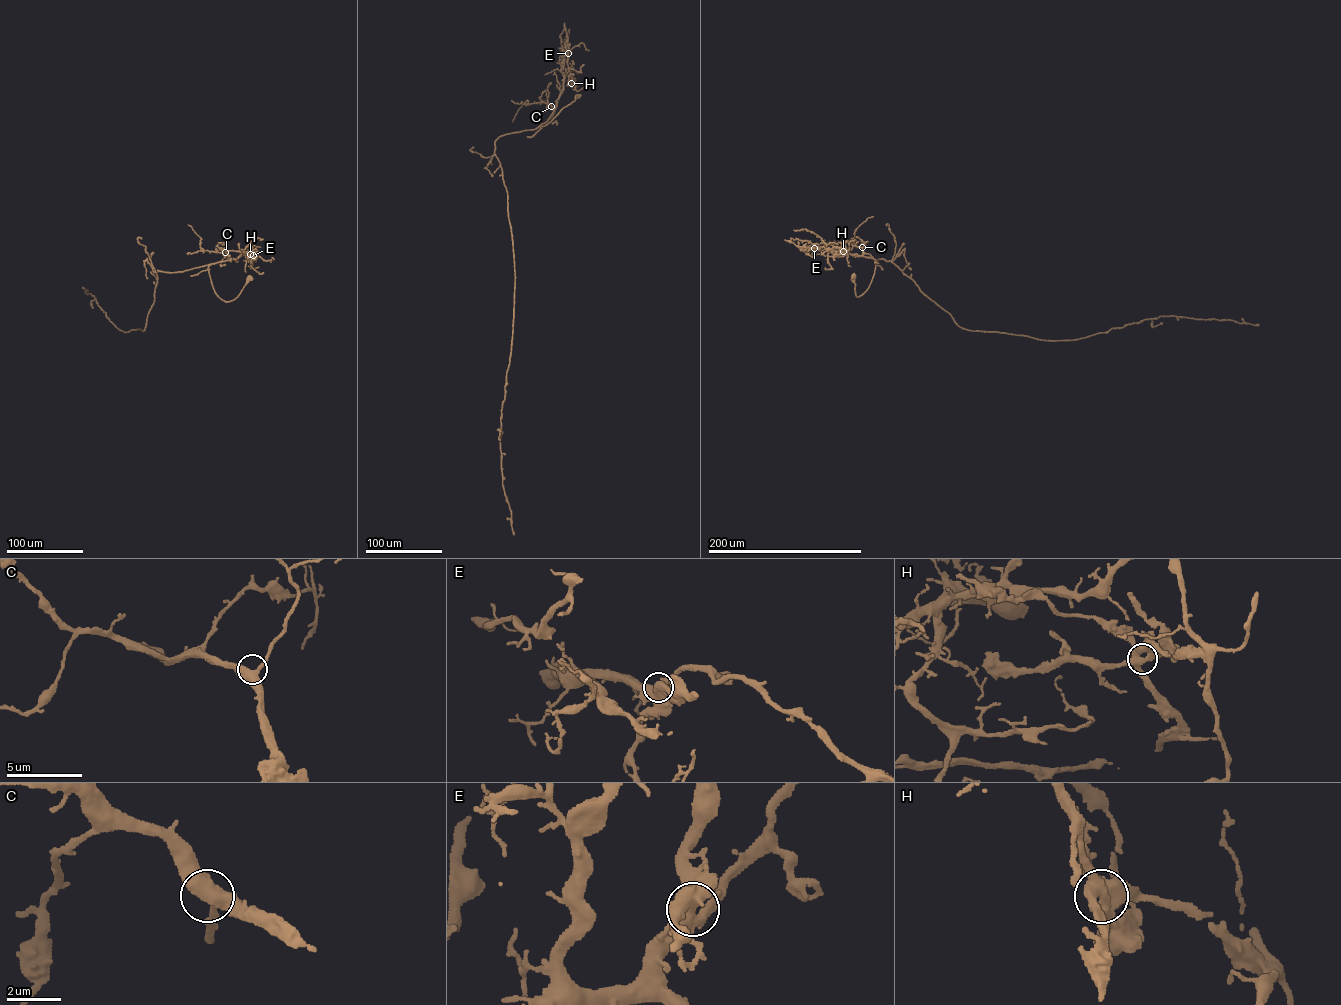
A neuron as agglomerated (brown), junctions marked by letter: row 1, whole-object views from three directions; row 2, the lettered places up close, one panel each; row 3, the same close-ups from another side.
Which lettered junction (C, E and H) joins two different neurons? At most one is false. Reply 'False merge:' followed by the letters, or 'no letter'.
False merge: H

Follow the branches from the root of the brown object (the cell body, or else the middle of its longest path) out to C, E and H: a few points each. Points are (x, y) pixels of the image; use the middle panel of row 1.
C: (577, 96), (542, 126), (555, 107), (551, 106)
E: (577, 96), (549, 122), (540, 125), (551, 114), (563, 88), (561, 65), (568, 53)
H: (577, 96), (549, 122), (540, 125), (555, 108), (566, 74), (571, 83)

